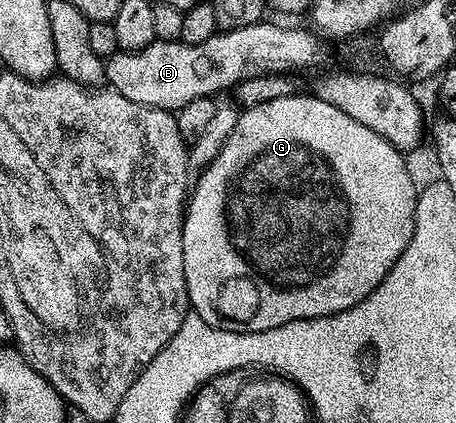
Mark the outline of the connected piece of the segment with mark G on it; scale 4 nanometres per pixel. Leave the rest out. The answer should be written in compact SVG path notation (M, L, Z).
M315 94L300 95L274 98L253 108L244 108L234 126L234 134L226 138L226 146L218 150L214 162L204 167L203 172L195 177L191 185L184 210L182 266L186 274L186 290L191 311L201 316L207 324L231 328L233 332L261 332L277 328L286 322L344 312L362 302L362 298L366 298L380 285L382 278L386 278L394 262L398 262L402 250L406 250L414 234L418 184L412 181L412 176L404 165L405 157L402 153L386 138L374 134L372 128L350 118L348 112L338 110L338 106Z

